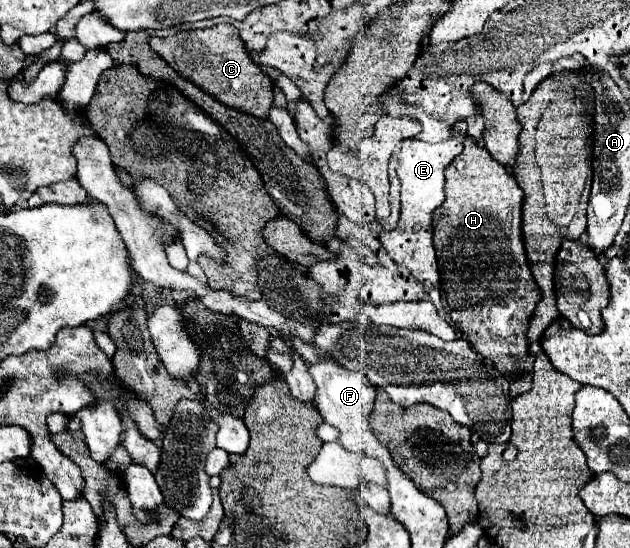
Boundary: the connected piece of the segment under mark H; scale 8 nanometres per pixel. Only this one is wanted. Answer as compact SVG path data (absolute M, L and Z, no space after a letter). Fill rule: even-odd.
M472 137L464 139L464 153L460 153L452 165L446 169L446 203L444 207L440 207L438 211L434 211L434 247L436 247L436 255L438 255L438 265L440 265L440 291L442 291L442 305L444 311L452 317L452 321L456 323L456 327L468 337L470 345L486 359L490 359L494 363L494 367L504 373L506 379L510 379L510 383L520 383L520 393L530 391L532 387L532 355L528 353L528 341L526 341L526 331L528 331L528 321L534 315L536 303L540 301L540 287L536 285L530 265L528 265L528 257L526 257L526 249L524 249L524 239L522 239L522 199L524 193L518 187L518 183L514 181L514 177L498 163L490 157L490 153L486 149L482 149ZM506 223L510 223L510 231L512 235L506 235Z

